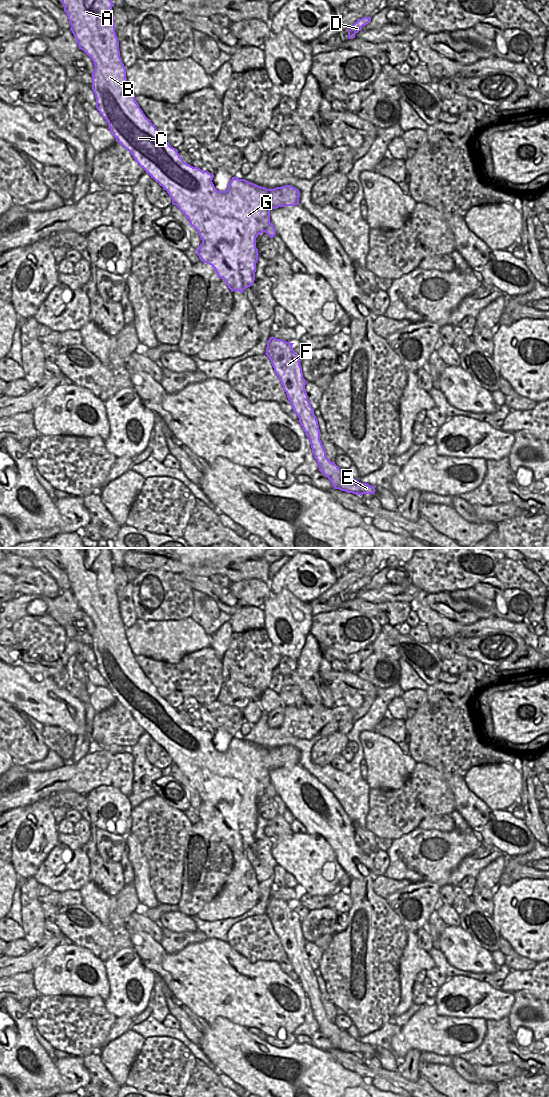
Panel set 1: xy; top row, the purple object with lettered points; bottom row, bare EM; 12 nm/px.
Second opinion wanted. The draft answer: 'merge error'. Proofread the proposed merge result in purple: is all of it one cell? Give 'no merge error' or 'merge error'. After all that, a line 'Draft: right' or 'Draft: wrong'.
merge error
Draft: right

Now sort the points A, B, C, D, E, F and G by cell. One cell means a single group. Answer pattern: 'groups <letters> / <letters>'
groups A B C E F G / D

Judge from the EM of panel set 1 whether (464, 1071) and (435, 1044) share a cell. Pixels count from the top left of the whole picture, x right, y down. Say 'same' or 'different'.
different

